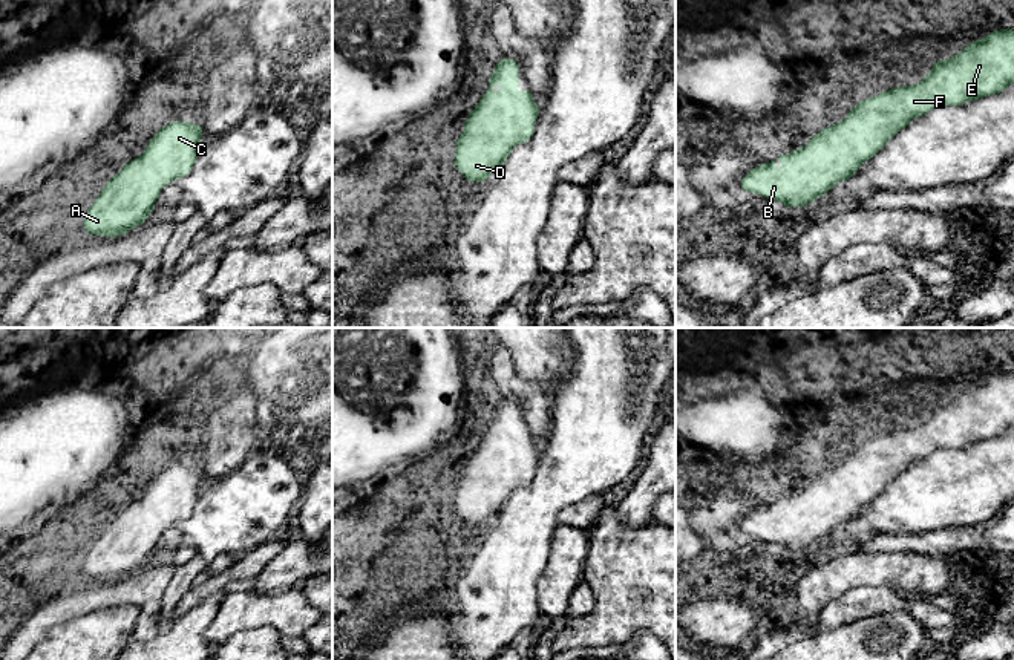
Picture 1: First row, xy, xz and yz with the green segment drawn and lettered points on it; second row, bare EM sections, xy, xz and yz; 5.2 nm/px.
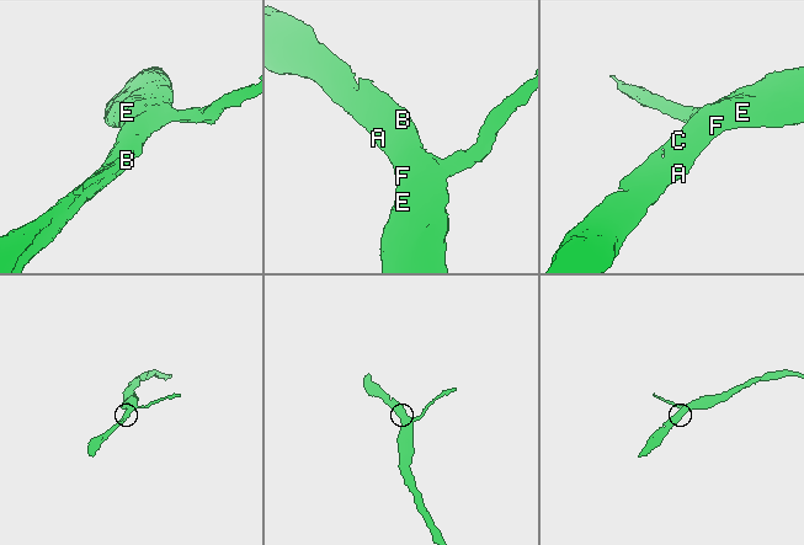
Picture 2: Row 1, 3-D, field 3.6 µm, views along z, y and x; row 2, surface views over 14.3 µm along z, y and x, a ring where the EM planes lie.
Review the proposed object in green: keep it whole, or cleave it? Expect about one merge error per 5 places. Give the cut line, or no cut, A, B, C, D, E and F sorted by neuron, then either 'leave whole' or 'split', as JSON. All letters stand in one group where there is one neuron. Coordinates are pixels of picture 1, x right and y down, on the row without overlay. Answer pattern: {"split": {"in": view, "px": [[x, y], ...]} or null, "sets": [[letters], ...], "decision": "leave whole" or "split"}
{"split": null, "sets": [["A", "B", "C", "D", "E", "F"]], "decision": "leave whole"}

